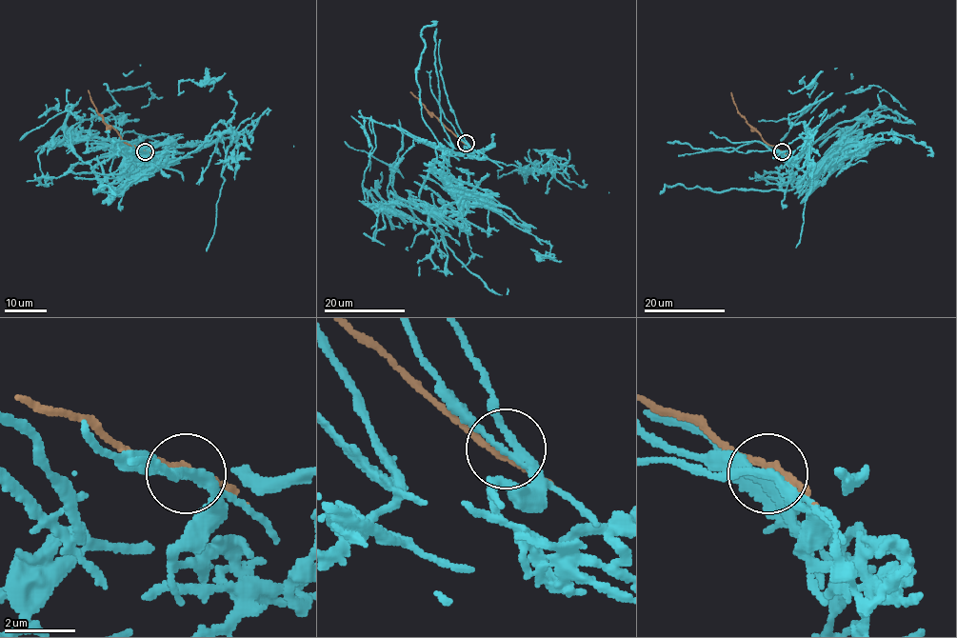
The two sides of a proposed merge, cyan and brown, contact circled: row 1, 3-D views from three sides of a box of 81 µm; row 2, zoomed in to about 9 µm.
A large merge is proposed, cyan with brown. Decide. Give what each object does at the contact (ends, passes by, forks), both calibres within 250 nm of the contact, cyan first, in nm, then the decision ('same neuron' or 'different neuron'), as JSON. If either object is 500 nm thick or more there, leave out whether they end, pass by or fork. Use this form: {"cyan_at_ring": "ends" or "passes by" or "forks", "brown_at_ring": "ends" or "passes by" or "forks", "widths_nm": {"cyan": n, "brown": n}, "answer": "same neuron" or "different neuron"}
{"cyan_at_ring": "forks", "brown_at_ring": "passes by", "widths_nm": {"cyan": 200, "brown": 160}, "answer": "different neuron"}

